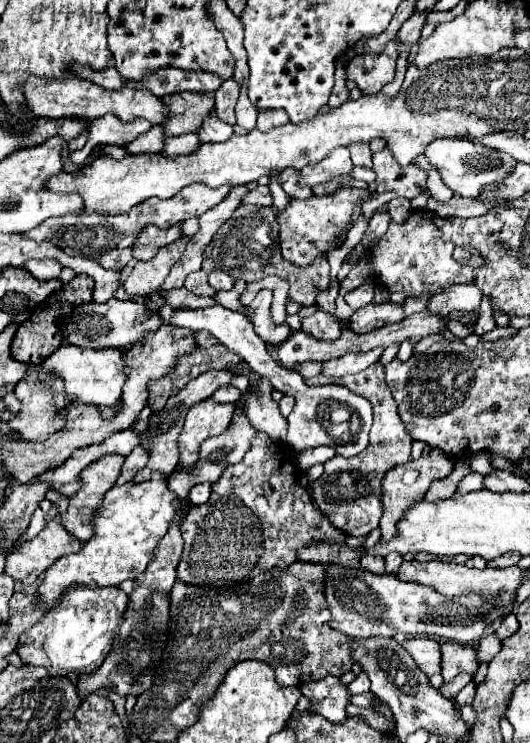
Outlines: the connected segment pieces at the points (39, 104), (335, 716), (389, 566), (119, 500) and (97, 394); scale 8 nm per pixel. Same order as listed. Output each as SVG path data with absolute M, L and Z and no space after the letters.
M30 77L26 85L22 87L26 93L26 101L30 105L30 111L36 117L48 117L48 119L82 119L86 123L92 123L94 119L114 113L122 123L132 123L138 119L146 119L152 125L164 125L168 121L168 107L162 99L154 97L152 93L146 93L146 89L134 89L126 87L120 91L106 91L100 85L94 85L86 79L78 77L66 77L62 81L38 81L38 77Z
M324 677L320 681L300 685L302 695L306 695L314 703L314 713L326 717L332 723L342 723L348 719L346 707L350 705L348 685L340 681L340 677Z
M391 552L384 558L384 560L386 573L396 575L396 571L398 571L400 565L403 562L403 557L397 552Z
M152 473L152 477L142 483L112 487L104 497L104 505L96 511L94 537L84 543L80 553L62 557L50 569L46 569L44 581L38 587L42 601L46 601L48 605L60 601L72 585L120 585L122 581L134 579L144 573L146 565L150 563L152 551L166 535L168 525L182 523L190 511L190 501L182 501L180 509L174 507L174 501L178 499L180 497L170 491L168 475L164 473Z
M62 345L54 351L44 365L46 371L60 375L66 381L66 395L58 395L56 405L64 405L66 399L80 399L86 405L108 405L114 407L122 397L122 387L126 381L126 351L124 349L80 349L76 345Z

